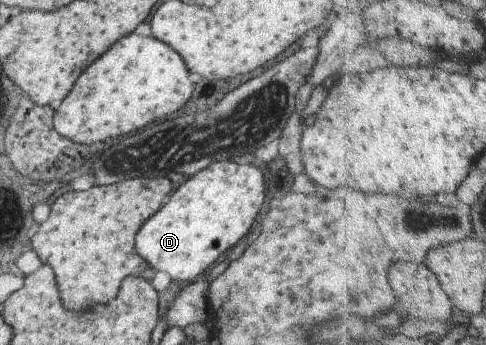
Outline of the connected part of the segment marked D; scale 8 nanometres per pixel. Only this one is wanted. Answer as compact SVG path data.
M233 160L213 162L203 171L189 176L183 184L169 195L169 199L141 225L135 235L135 251L155 269L167 273L173 281L192 282L201 271L205 271L225 249L229 249L245 235L261 205L263 205L265 181L261 171L250 163L236 163Z

